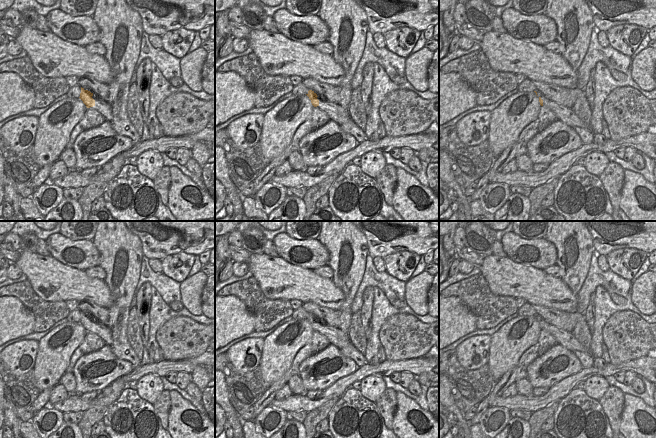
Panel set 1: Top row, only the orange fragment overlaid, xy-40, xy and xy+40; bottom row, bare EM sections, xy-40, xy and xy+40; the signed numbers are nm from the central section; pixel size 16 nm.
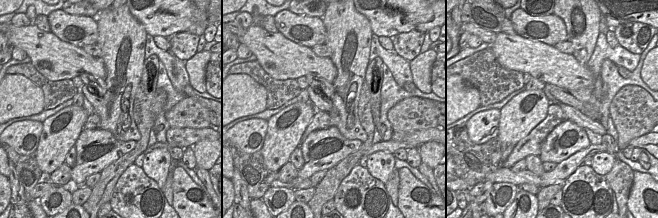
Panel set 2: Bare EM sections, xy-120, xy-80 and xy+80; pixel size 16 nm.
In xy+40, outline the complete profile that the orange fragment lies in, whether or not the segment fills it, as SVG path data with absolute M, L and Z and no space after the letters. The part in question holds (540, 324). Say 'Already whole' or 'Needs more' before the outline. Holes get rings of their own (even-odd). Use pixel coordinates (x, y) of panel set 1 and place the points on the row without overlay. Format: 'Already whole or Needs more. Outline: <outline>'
Needs more. Outline: M534 315L539 322L541 330L549 332L557 341L557 343L570 351L580 351L587 355L591 355L590 349L583 346L572 334L572 332L559 329L556 326L546 323L540 316Z

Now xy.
Needs more. Outline: M309 314L306 319L311 324L312 329L324 335L331 345L335 345L339 349L351 345L351 341L347 333L344 333L338 328L322 324L319 319L312 314Z

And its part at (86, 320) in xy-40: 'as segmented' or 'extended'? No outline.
extended

